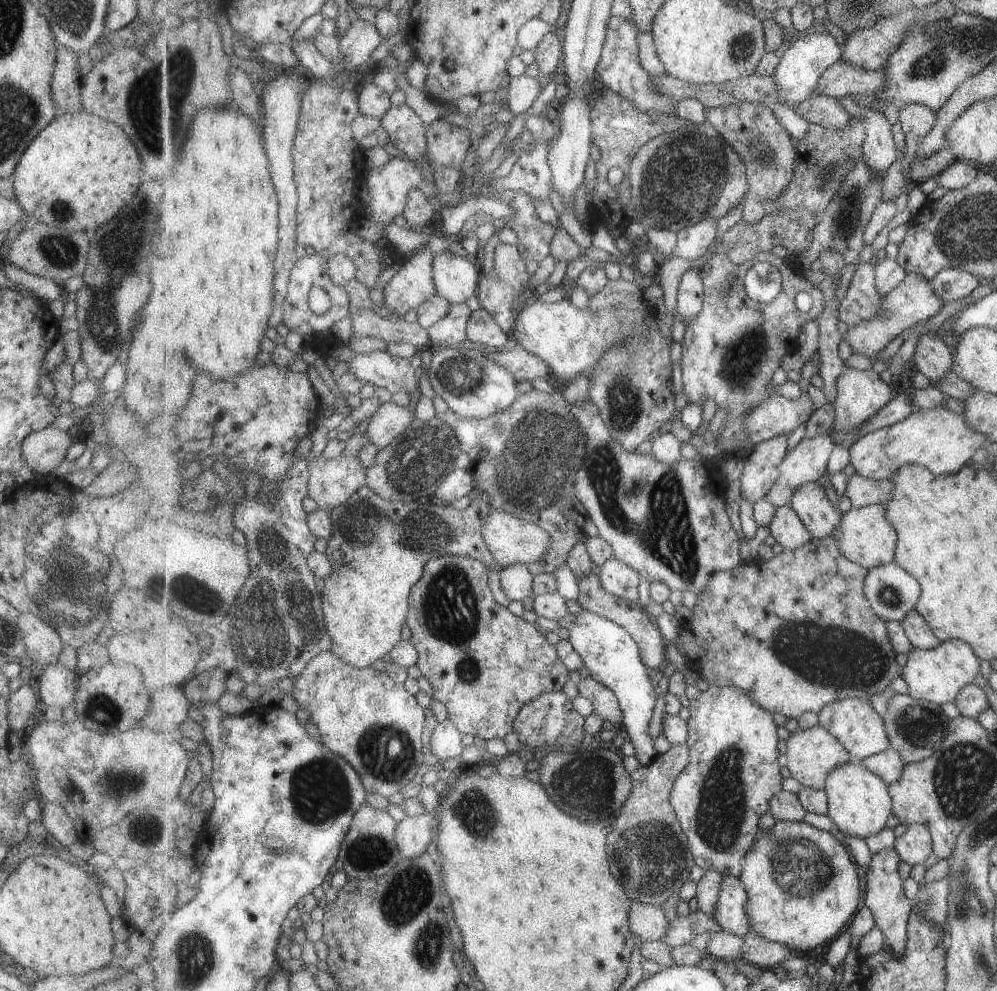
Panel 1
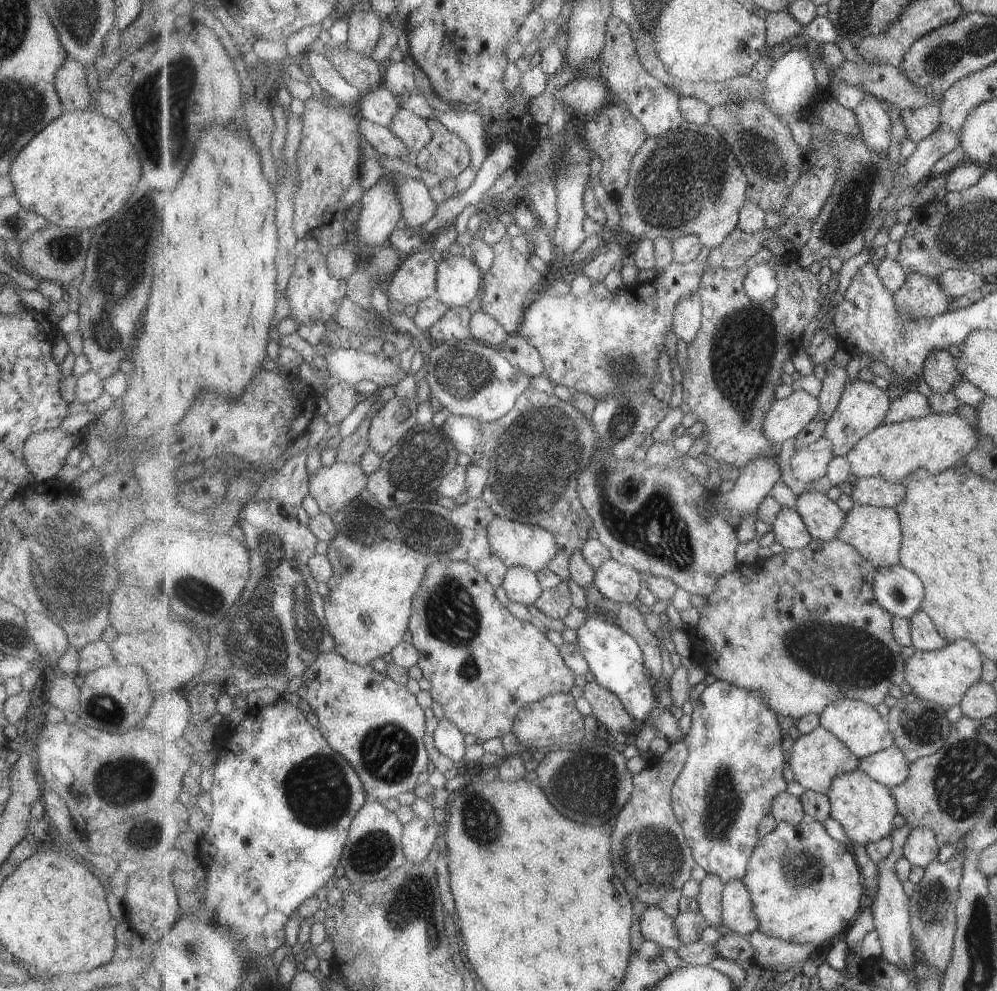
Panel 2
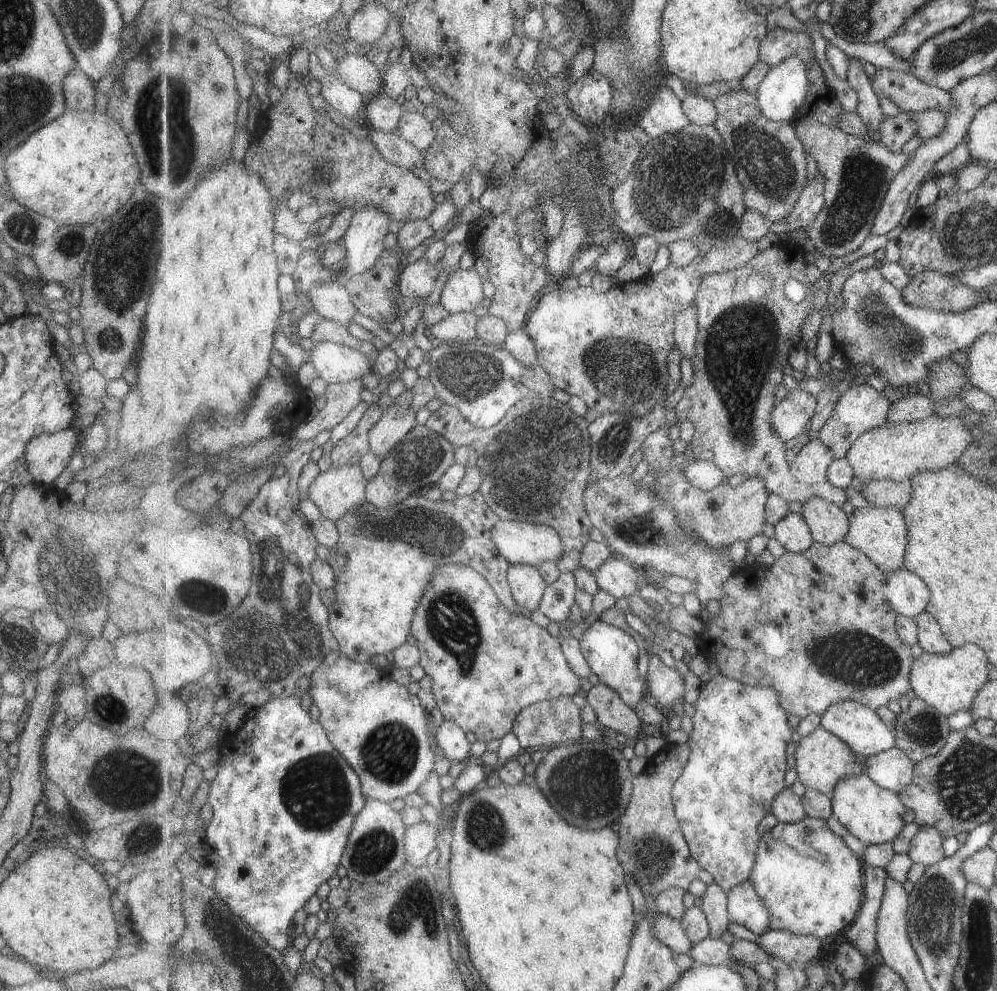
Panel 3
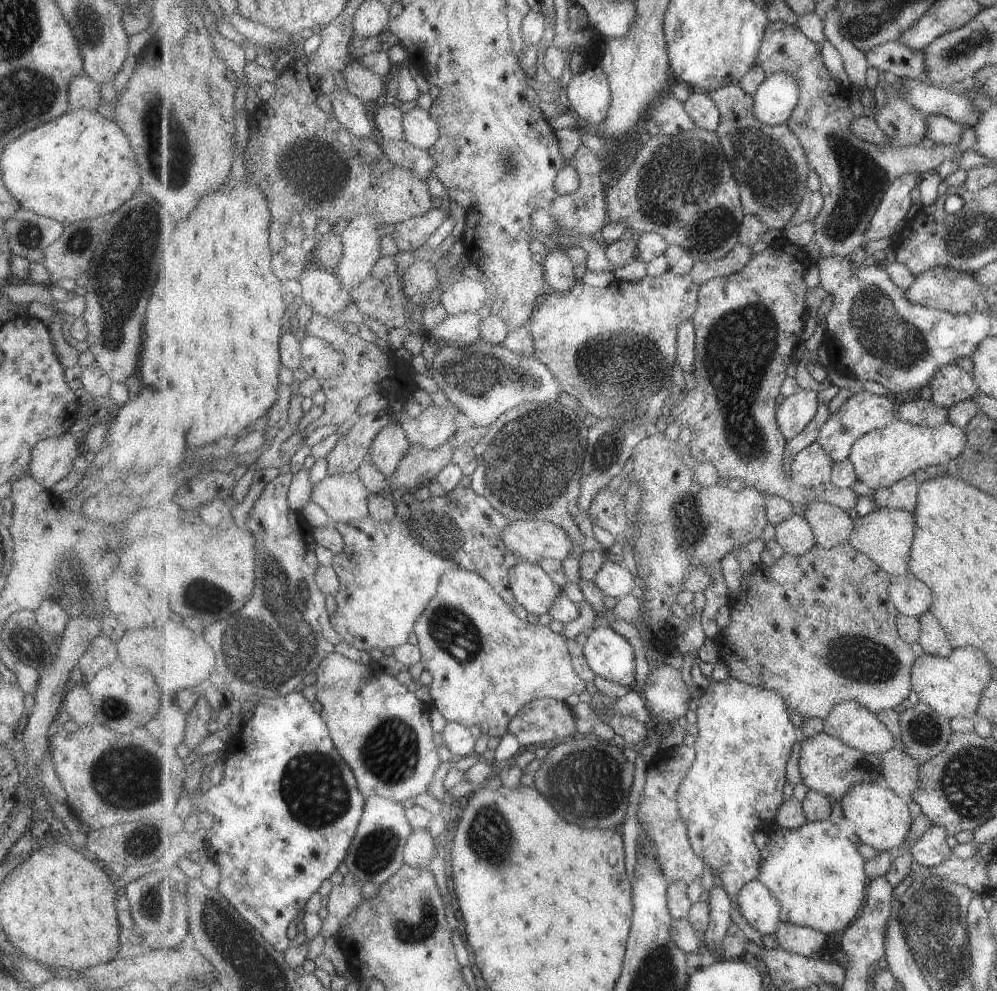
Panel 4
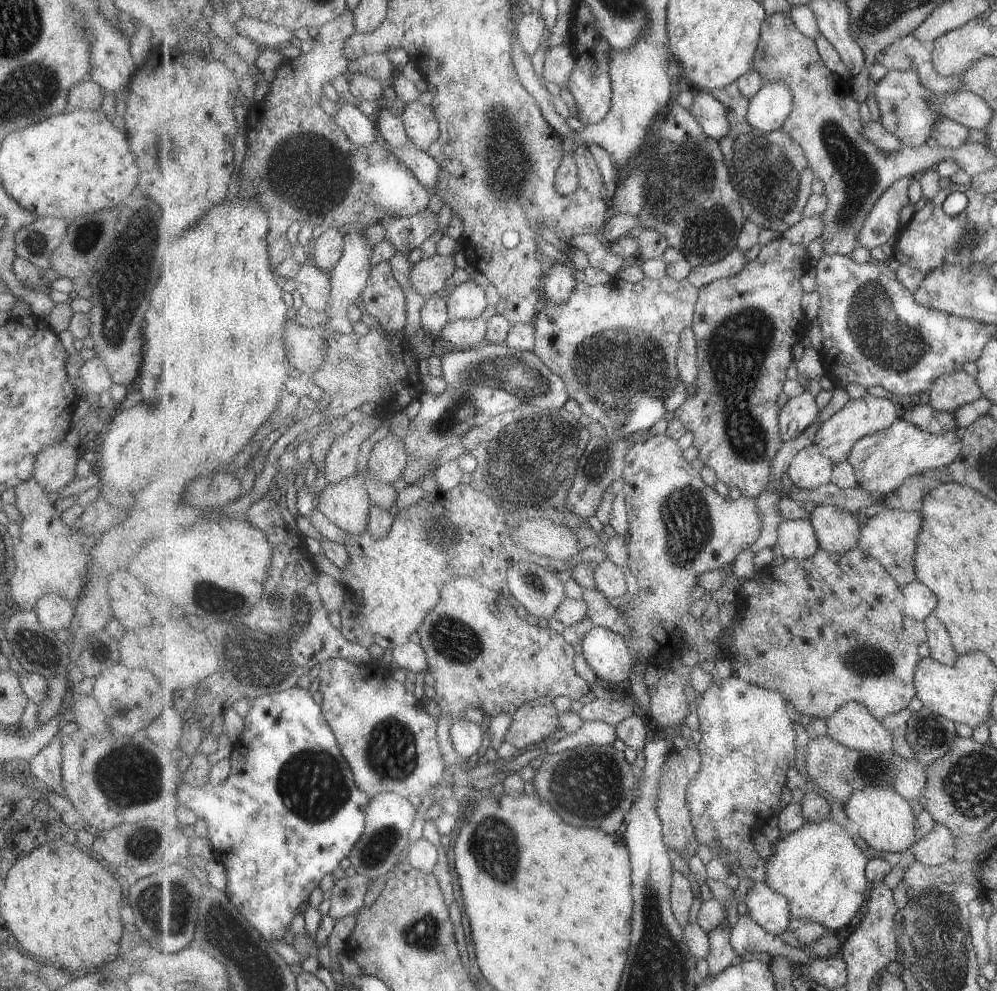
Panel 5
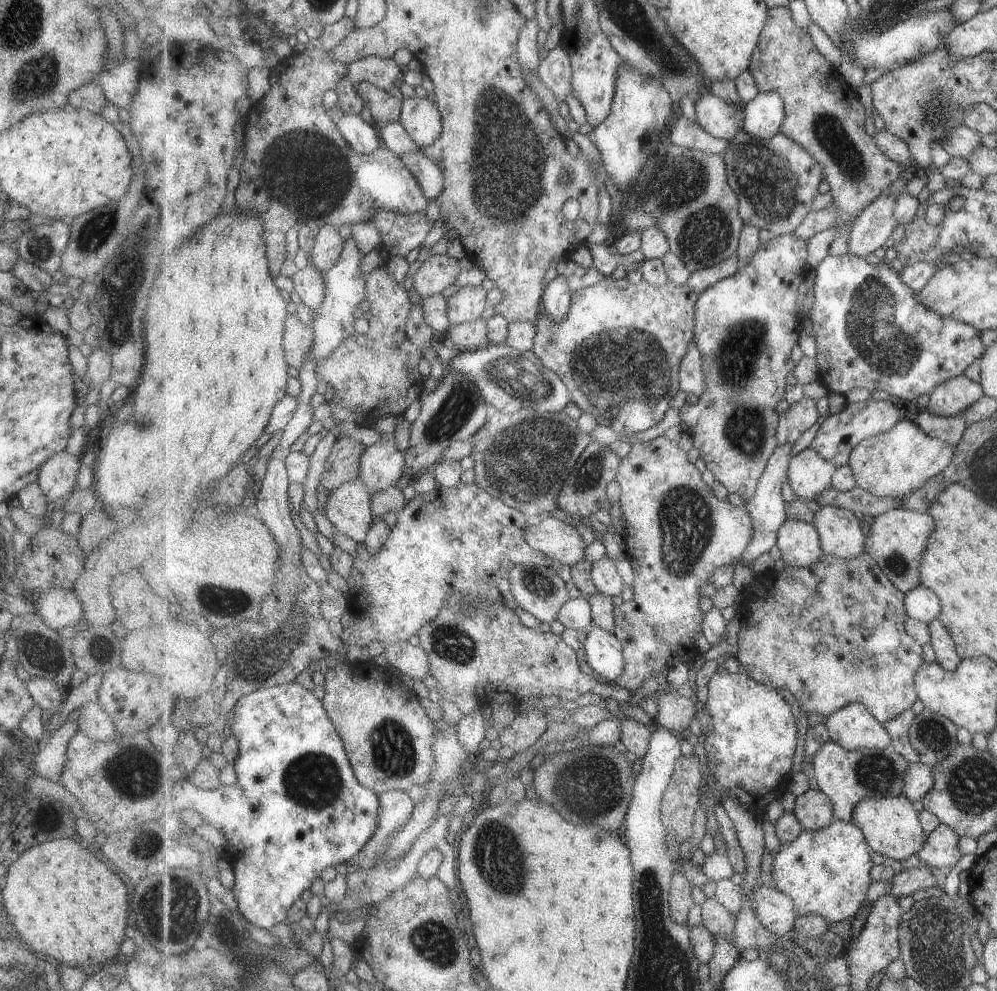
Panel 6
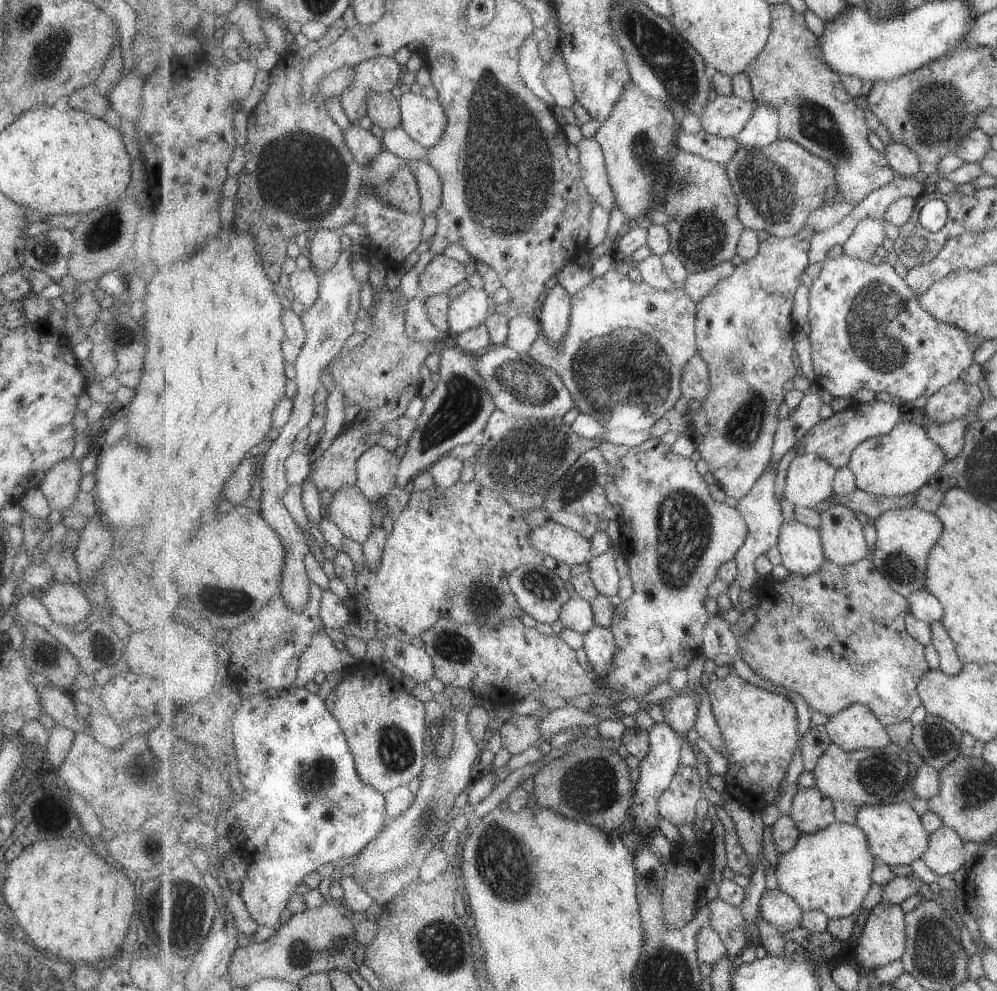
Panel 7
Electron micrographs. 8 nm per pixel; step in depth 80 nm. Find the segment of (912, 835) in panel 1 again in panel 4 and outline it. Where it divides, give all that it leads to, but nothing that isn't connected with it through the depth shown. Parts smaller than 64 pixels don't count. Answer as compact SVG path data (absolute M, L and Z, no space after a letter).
M933 824L925 834L908 847L913 853L914 860L920 865L929 867L939 866L957 854L957 849L949 848L947 844L948 830L939 824Z

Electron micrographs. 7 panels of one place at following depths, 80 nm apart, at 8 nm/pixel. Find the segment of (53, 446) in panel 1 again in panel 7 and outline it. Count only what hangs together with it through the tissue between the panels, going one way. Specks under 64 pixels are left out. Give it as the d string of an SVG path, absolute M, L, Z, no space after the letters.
M72 456L58 460L44 472L38 486L51 510L55 509L61 514L72 505L76 492L79 491L79 478L79 462L74 461Z

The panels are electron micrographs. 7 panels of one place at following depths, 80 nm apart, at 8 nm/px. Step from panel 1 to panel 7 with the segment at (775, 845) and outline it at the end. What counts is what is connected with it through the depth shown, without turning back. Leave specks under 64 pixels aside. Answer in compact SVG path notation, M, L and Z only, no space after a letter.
M833 822L817 834L800 836L798 845L778 856L775 870L778 886L807 911L820 910L830 919L857 914L873 886L872 872L877 867L865 831L857 824Z

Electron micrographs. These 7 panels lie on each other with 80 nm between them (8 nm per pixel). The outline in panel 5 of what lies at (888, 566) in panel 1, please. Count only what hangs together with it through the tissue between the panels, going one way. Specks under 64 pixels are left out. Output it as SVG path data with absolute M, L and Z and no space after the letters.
M917 580L906 584L897 599L906 617L924 621L934 614L938 605L938 596L923 582Z

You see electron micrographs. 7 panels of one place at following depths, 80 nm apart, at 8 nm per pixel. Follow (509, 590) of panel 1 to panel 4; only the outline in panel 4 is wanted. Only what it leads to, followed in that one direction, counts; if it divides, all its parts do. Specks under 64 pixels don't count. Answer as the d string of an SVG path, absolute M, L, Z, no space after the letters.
M517 562L509 571L510 588L517 602L534 615L548 614L561 583L553 580L540 563Z

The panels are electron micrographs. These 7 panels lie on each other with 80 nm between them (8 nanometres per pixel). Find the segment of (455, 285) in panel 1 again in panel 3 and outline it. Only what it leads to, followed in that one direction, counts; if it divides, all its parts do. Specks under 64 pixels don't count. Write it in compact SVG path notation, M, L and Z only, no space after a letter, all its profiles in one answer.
M458 267L449 274L440 294L440 301L447 310L451 313L482 311L487 303L483 286L485 273L475 268L463 270Z

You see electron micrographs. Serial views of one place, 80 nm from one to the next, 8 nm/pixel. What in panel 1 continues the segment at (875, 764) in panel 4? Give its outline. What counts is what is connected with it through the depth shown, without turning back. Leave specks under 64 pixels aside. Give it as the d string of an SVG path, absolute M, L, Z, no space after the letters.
M819 724L809 730L790 733L787 739L787 764L788 770L800 784L814 789L825 789L827 777L833 769L842 764L855 761L852 754L843 746L843 743L832 732Z

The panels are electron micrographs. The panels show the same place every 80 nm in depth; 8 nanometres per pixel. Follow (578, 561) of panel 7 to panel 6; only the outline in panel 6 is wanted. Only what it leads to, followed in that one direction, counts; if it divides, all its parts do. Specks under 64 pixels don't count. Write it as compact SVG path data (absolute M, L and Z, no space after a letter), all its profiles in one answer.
M551 514L543 516L537 525L526 528L526 541L536 551L569 566L576 565L585 558L587 544L583 542L577 528Z

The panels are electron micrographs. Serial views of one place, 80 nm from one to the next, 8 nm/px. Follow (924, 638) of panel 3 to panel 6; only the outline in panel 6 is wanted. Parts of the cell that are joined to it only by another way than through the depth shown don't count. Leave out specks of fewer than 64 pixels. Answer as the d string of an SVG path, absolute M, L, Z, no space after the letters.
M939 617L934 618L929 626L932 636L930 644L935 650L937 662L947 670L955 670L962 658L957 652L952 634Z

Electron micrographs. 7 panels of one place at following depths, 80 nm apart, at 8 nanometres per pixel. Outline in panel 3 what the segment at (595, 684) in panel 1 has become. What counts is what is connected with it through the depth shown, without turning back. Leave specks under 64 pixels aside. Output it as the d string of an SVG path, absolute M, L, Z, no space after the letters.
M599 682L591 686L585 697L598 714L599 727L611 728L625 736L641 736L649 731L644 727L635 710L627 705L622 700L622 696L610 686Z

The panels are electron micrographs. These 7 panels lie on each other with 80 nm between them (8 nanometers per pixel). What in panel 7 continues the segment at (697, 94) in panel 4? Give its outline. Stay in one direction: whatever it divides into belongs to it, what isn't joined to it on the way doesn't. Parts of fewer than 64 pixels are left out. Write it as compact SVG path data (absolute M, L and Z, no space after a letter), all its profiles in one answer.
M718 95L704 106L699 120L711 134L737 139L755 107L755 102L741 100L737 95Z

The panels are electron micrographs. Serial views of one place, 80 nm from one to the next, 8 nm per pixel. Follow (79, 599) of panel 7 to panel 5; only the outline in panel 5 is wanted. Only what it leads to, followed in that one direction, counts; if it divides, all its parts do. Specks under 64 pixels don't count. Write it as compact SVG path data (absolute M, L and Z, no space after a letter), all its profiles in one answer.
M49 593L36 600L34 611L42 627L57 632L68 628L74 615L74 604L58 594Z

